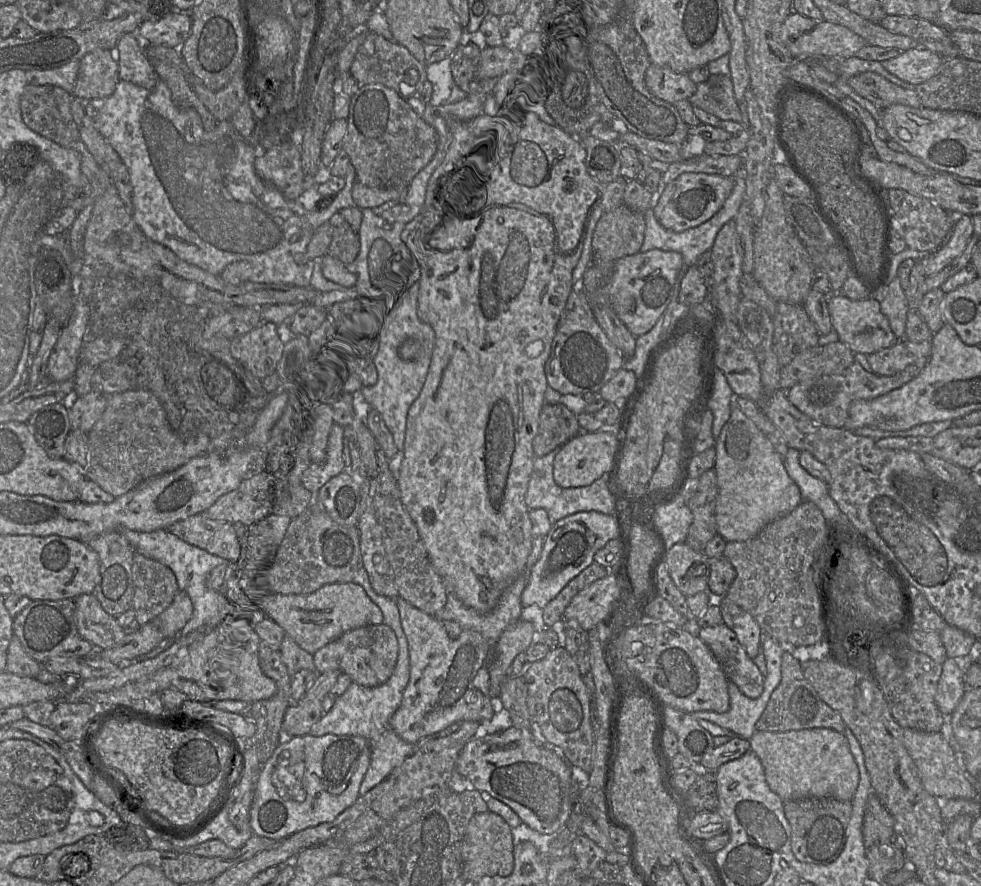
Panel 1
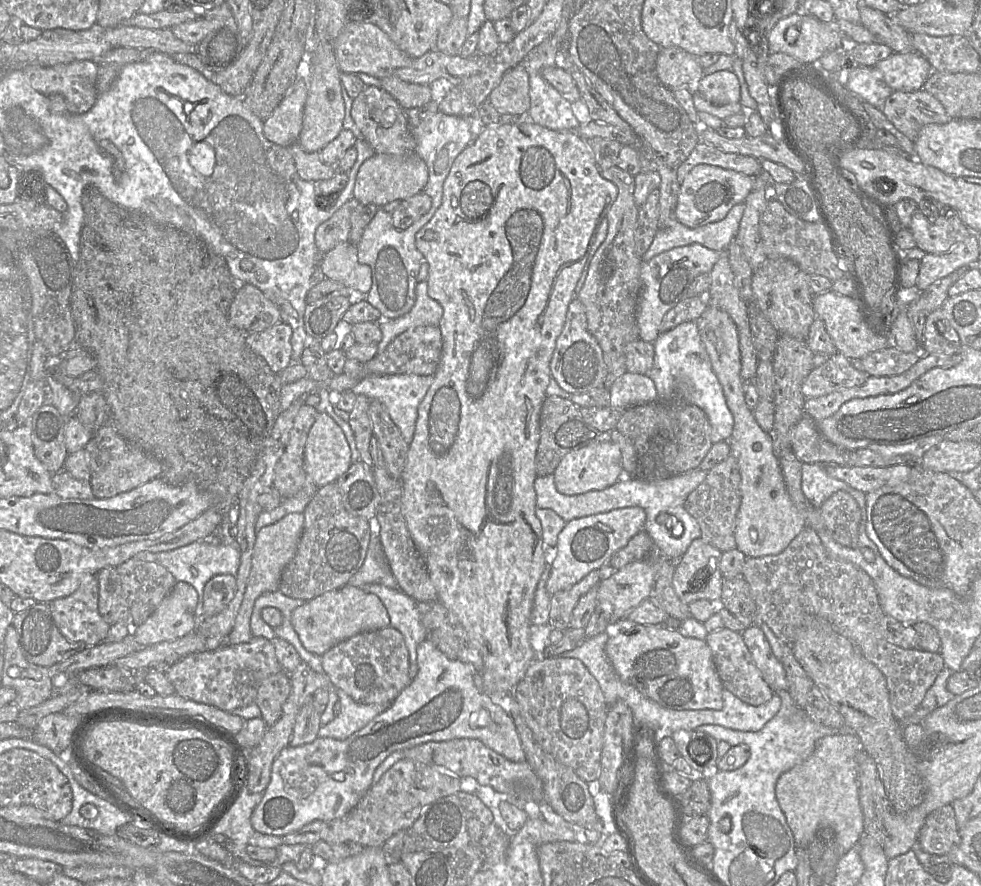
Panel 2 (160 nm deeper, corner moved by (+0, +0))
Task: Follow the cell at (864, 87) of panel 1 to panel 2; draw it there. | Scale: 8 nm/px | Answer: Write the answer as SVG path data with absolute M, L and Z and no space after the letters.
M923 89L913 92L893 91L885 100L882 111L912 141L915 141L924 125L944 124L952 119L941 102Z

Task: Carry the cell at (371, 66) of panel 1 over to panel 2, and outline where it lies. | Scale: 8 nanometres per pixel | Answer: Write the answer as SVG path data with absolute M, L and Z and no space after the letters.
M394 76L382 78L381 85L404 110L421 108L432 100L429 85L408 83Z

